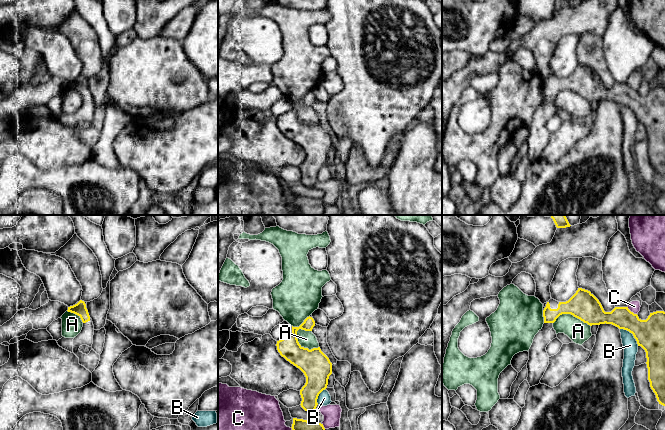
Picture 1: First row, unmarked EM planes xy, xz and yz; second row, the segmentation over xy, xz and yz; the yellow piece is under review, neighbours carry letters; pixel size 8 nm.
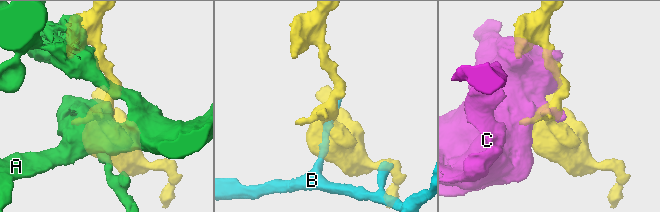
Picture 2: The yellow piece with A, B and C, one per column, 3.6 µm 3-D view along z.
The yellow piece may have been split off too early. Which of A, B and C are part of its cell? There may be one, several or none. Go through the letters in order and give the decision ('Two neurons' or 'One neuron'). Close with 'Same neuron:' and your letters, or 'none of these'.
A: Two neurons
B: Two neurons
C: Two neurons
Same neuron: none of these

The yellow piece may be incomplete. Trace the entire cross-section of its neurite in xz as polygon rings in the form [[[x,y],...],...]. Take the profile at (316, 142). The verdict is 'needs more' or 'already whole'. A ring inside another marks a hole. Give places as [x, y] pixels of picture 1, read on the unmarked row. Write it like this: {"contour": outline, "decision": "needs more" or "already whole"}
{"contour": [[[309,92],[299,103],[292,102],[292,109],[276,120],[280,131],[299,144],[306,153],[306,159],[300,166],[300,181],[308,188],[316,185],[318,172],[327,164],[329,152],[332,150],[332,139],[320,123],[309,126],[298,118],[297,107],[312,107],[314,102],[315,97]]], "decision": "already whole"}

